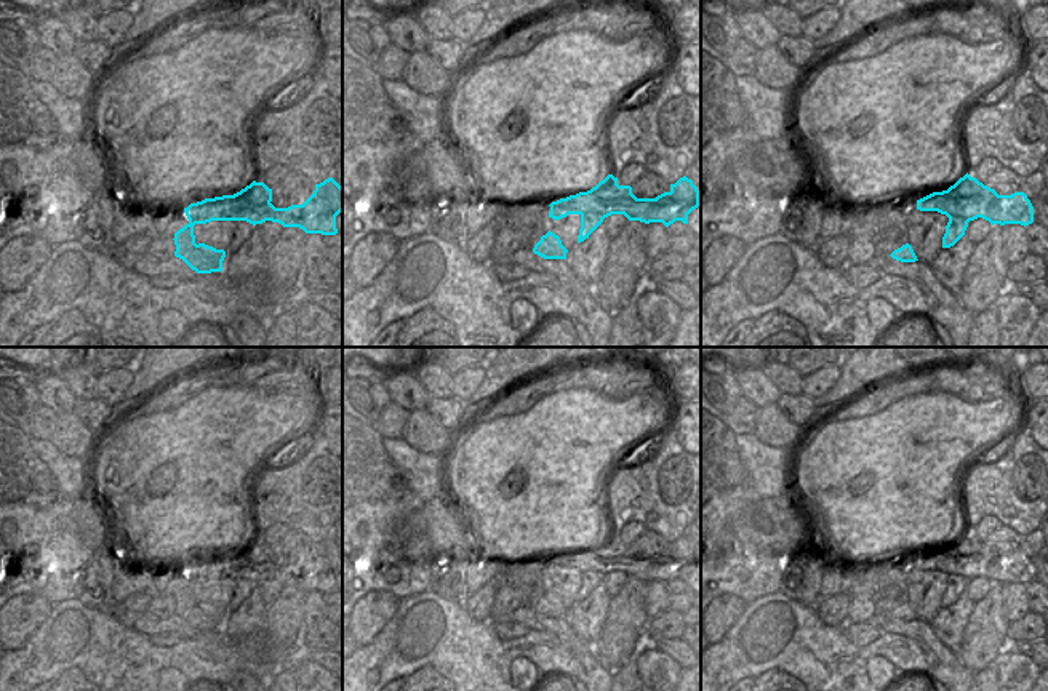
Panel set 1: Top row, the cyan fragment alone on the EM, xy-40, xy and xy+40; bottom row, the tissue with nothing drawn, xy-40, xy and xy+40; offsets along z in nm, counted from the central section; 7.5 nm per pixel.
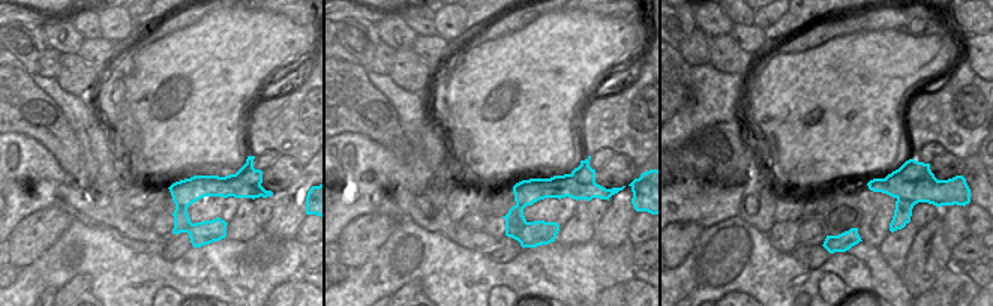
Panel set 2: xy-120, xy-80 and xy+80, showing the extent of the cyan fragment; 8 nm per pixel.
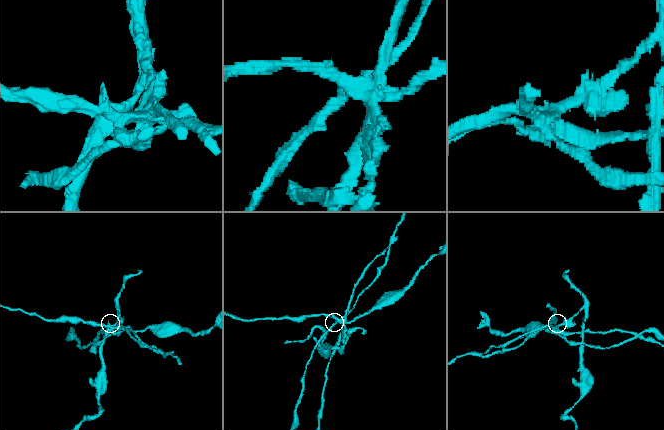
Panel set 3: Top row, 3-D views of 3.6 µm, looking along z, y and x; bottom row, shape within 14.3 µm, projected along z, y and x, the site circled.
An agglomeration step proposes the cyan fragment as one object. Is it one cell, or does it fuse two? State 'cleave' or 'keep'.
cleave

